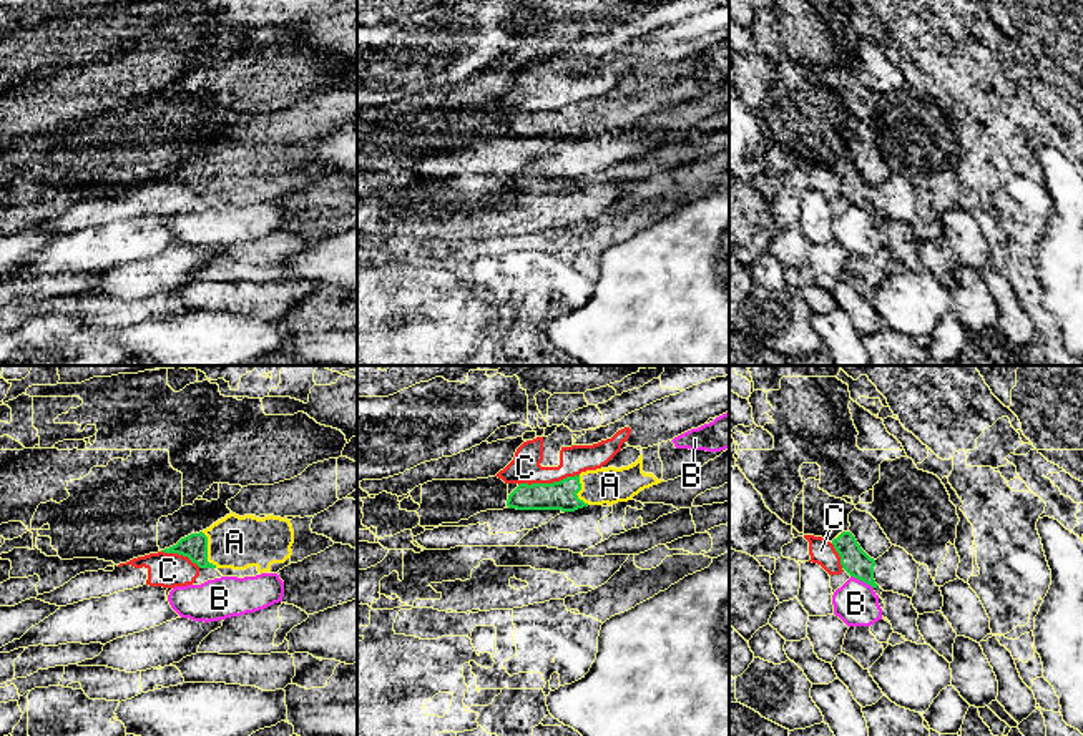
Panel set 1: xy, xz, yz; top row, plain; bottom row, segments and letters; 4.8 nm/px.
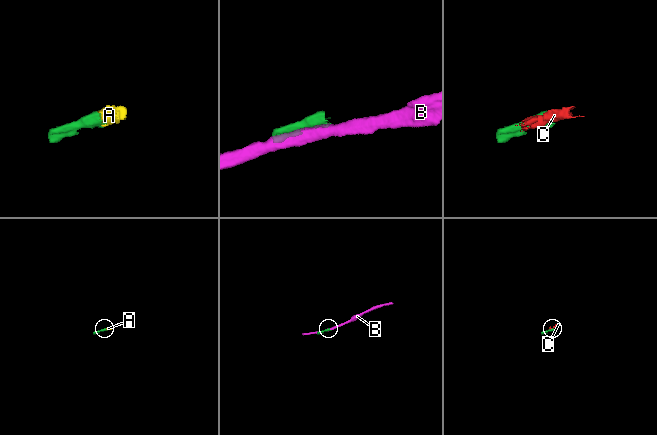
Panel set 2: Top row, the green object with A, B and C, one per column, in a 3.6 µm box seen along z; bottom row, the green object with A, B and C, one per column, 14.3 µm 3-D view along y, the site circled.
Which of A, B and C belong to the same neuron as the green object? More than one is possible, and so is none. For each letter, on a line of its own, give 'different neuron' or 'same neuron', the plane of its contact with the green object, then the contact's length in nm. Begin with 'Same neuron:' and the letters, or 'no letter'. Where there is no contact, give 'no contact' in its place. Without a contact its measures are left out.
Same neuron: A
A: same neuron; contact in xy; length 190 nm
B: different neuron; contact in yz; length 130 nm
C: different neuron; contact in xz; length 300 nm

